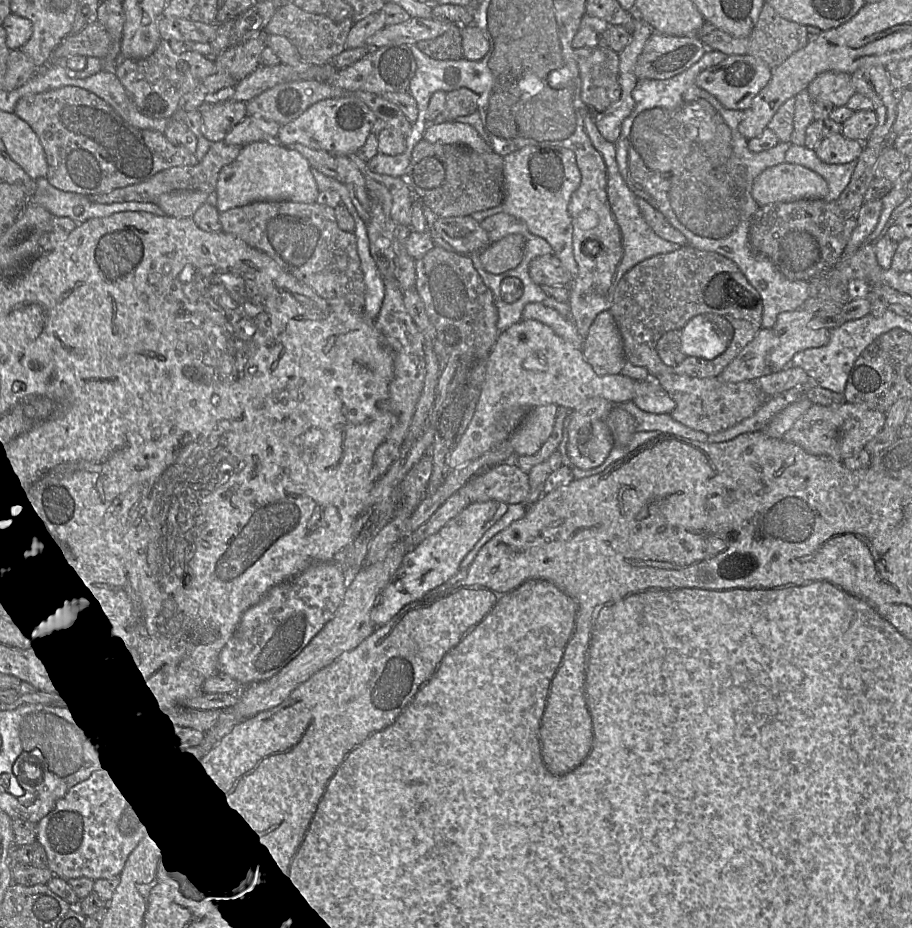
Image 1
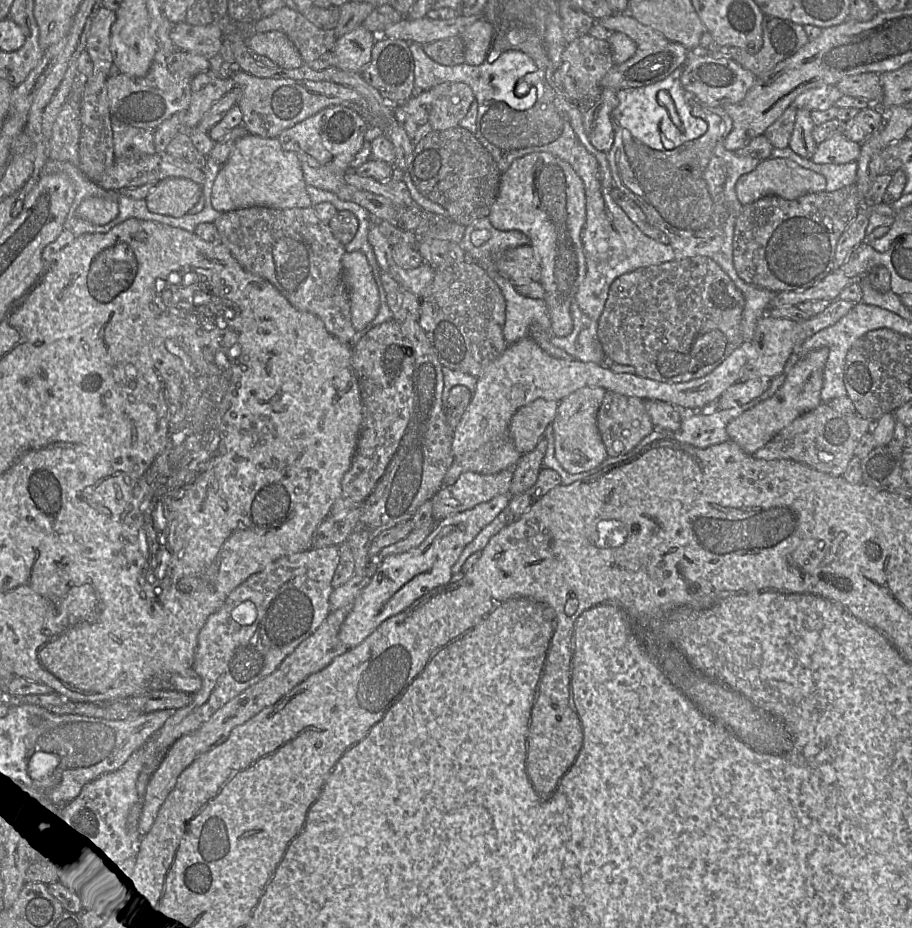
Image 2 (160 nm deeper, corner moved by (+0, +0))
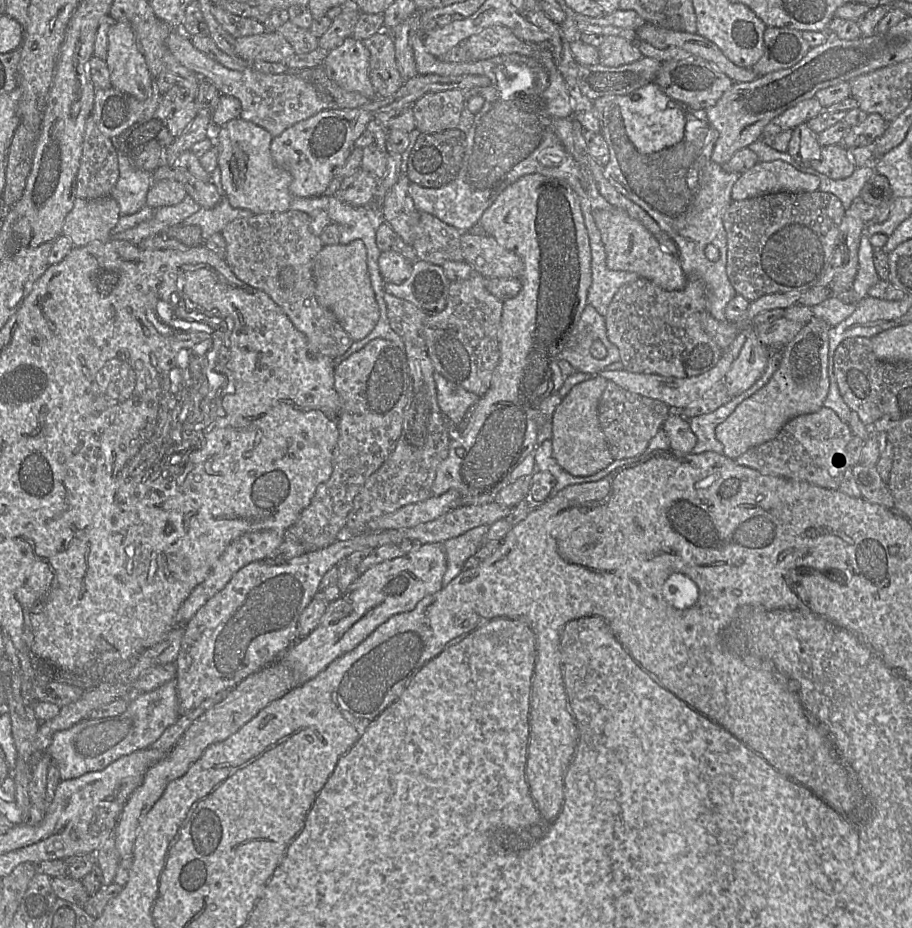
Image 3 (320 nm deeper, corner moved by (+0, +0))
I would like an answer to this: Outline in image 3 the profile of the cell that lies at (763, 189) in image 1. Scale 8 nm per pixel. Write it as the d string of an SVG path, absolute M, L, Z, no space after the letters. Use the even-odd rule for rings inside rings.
M782 161L757 162L741 173L731 190L733 201L776 192L812 192L819 188L816 175L801 172Z

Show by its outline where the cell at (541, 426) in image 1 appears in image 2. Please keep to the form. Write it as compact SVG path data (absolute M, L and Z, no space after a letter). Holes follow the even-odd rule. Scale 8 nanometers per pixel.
M538 398L513 415L508 433L518 452L523 455L535 449L547 426L553 422L559 402Z

